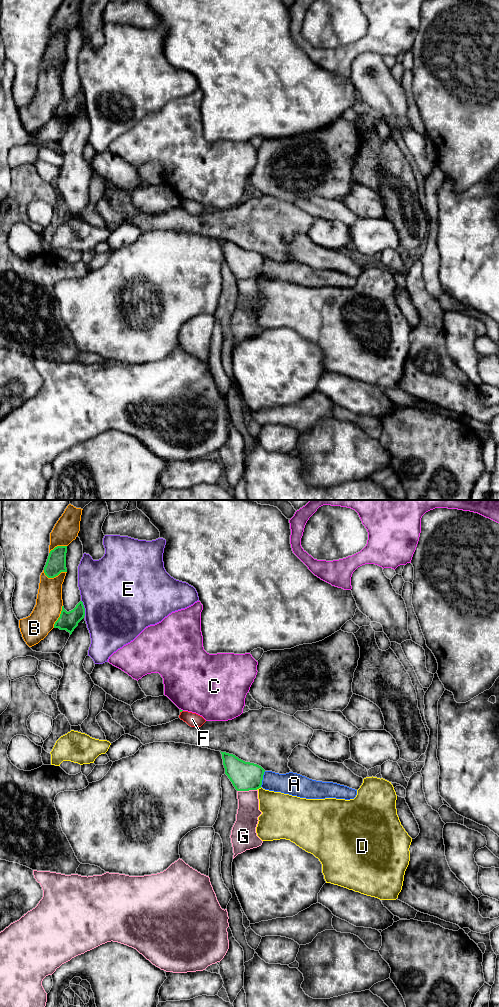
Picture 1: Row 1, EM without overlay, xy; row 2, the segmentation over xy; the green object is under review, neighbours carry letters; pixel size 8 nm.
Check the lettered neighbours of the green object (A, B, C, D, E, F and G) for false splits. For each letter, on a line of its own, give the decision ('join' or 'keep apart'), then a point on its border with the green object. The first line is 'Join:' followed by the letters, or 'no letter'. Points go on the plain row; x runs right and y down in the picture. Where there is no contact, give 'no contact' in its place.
Join: no letter
A: keep apart; meets green in xy at (262, 267)
B: keep apart; meets green in xy at (54, 64)
C: keep apart; meets green in xy at (182, 198)
D: keep apart; meets green in xy at (258, 276)
E: keep apart; meets green in xy at (84, 96)
F: keep apart; meets green in xy at (181, 199)
G: keep apart; meets green in xy at (246, 278)

